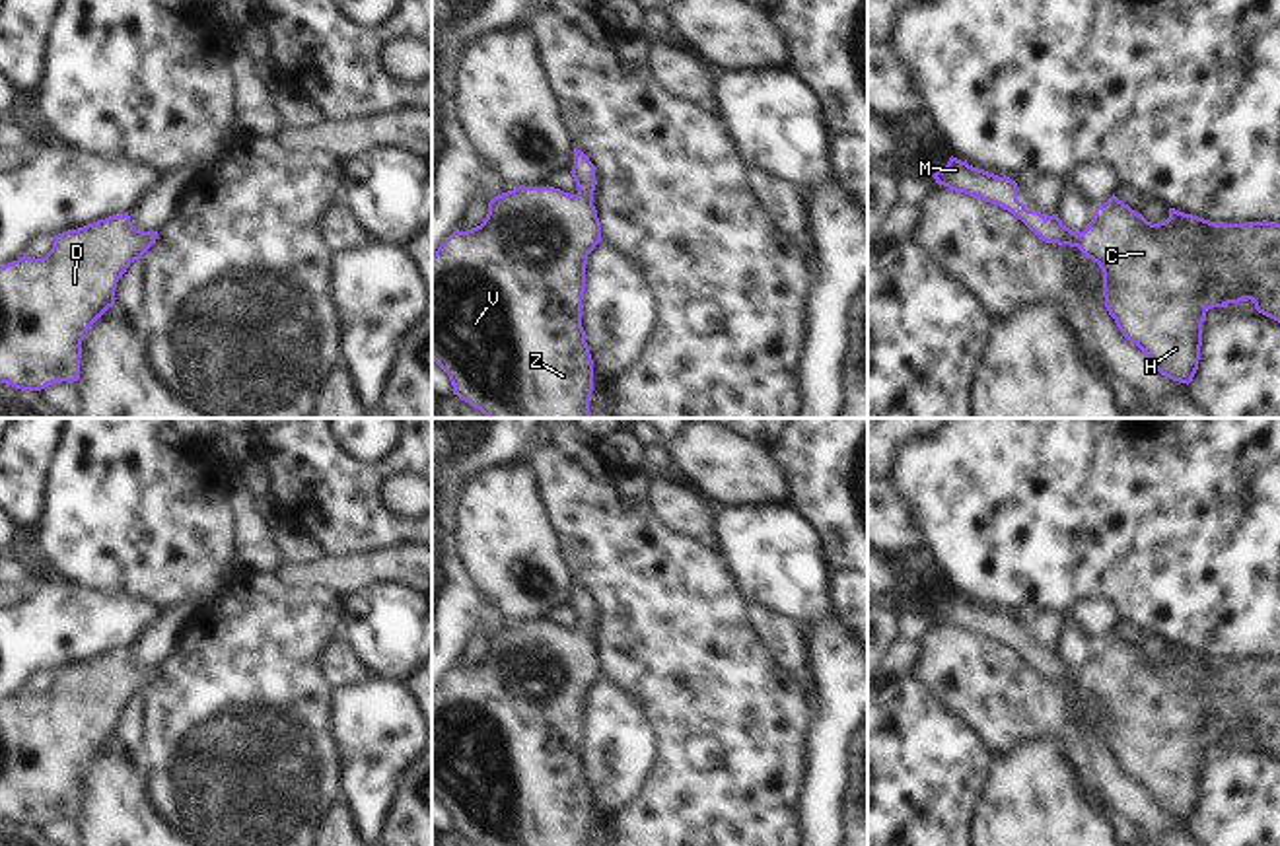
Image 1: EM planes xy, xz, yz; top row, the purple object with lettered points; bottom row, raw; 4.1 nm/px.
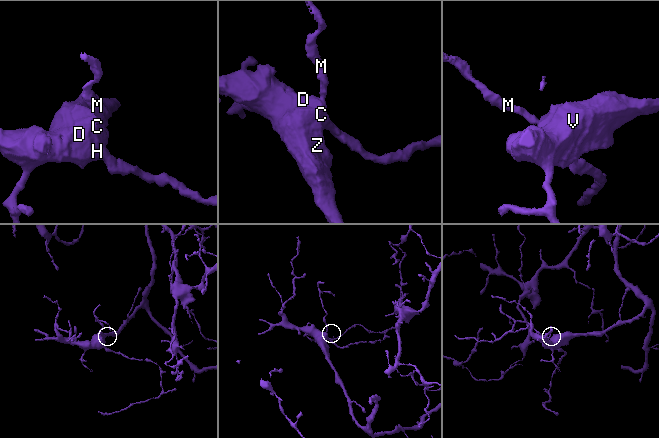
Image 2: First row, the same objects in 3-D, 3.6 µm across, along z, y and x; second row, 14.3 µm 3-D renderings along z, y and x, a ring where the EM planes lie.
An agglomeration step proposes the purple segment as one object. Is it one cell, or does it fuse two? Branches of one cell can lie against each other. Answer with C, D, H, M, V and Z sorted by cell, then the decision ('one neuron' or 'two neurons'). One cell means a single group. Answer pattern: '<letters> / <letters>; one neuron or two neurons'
C D H M V Z; one neuron

